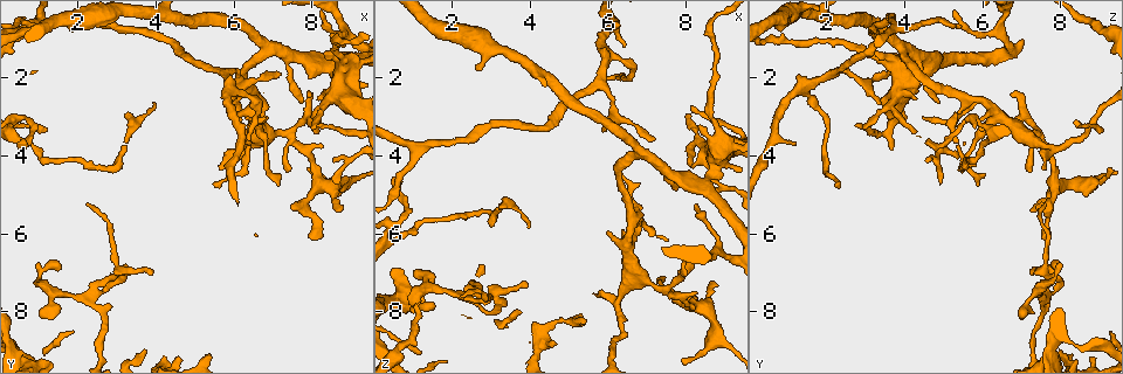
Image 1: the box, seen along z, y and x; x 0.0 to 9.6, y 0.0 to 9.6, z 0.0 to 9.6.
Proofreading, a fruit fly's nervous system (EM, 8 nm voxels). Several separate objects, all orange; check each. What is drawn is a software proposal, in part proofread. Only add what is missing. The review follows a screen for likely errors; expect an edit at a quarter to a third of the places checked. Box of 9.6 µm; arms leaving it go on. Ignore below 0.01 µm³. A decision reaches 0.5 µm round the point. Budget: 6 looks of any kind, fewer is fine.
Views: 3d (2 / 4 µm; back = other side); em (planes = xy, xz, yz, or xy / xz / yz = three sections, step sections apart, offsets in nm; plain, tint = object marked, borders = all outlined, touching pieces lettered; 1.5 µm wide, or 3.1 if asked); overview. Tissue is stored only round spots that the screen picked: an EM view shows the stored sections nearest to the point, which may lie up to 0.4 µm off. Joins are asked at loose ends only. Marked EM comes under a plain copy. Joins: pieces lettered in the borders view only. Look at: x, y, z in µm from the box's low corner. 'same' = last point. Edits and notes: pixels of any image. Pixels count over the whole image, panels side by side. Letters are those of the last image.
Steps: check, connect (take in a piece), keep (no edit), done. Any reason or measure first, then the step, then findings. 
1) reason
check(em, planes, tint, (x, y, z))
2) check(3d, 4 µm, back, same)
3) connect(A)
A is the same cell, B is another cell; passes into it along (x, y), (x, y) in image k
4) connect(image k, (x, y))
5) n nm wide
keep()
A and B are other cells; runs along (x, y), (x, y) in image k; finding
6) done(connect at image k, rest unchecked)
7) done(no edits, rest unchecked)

tapers out
check(3d, 4 µm, (2.25, 5.25, 7.60))

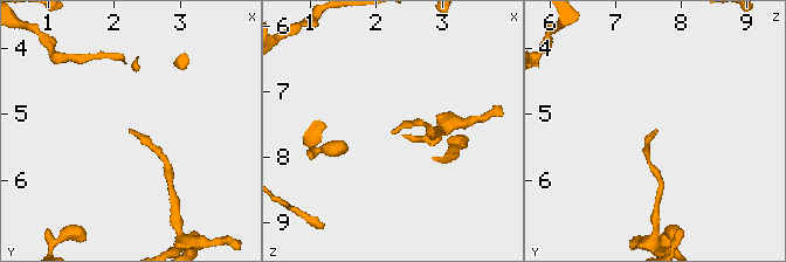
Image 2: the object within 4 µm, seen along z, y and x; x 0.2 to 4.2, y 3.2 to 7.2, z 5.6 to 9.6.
check(em, planes, borders, (2.25, 5.25, 7.65))

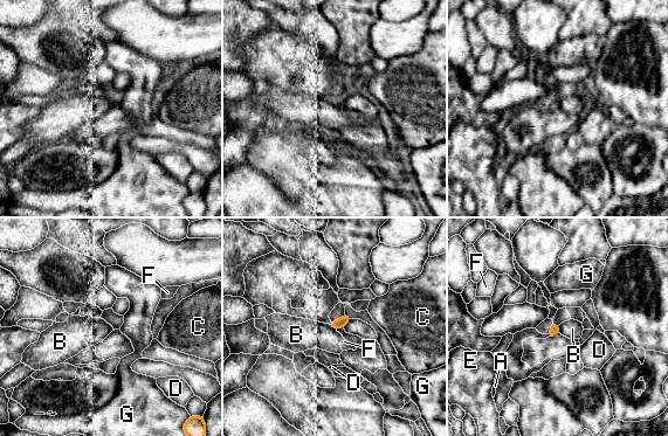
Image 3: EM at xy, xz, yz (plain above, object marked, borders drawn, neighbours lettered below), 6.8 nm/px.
keep()
A, B, C, D, E, F and G are other cells; border along (328, 324), (336, 330) in image 3; none of them fits

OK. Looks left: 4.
end of a long branch
check(3d, 2 µm, (4.00, 2.70, 5.90))

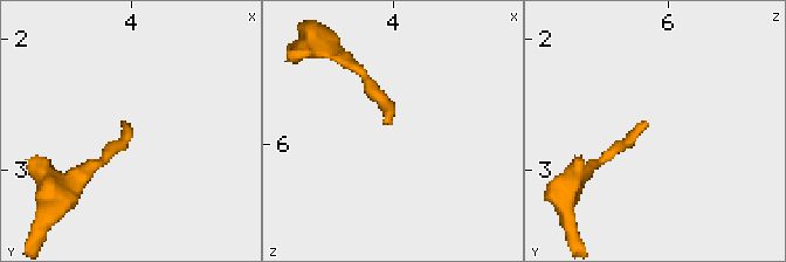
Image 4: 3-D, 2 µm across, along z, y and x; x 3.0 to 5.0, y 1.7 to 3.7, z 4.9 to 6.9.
check(em, yz, step 8, borders, (3.94, 2.66, 5.82))

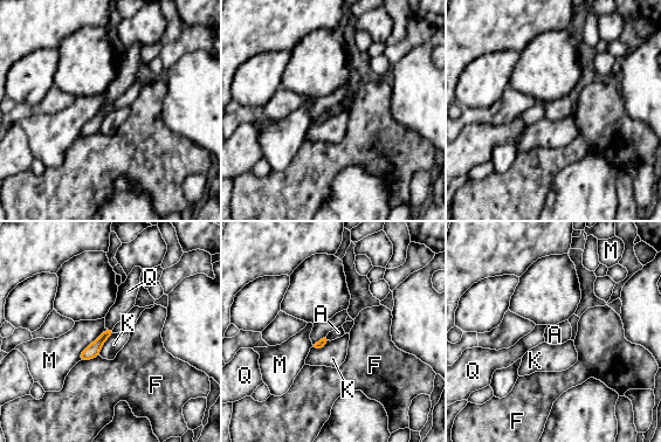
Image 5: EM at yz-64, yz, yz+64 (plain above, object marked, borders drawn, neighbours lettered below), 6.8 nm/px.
keep()
A, F, K, M and Q are other cells; border along (114, 332), (105, 340), (98, 354) in image 5; no lettered piece goes on from it

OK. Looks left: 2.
check(em, xy, step 8, tint, (6.35, 3.05, 4.45))

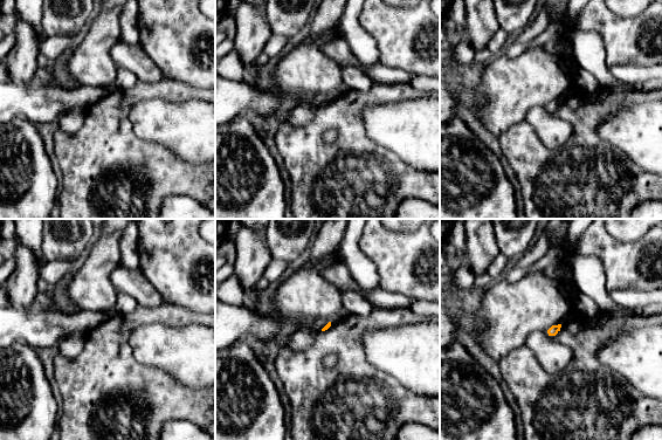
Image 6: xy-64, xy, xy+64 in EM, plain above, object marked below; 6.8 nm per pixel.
cut it another way
check(em, yz, step 4, borders, same)

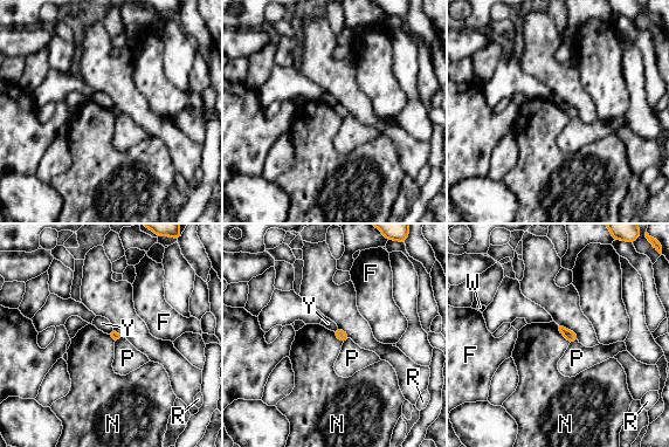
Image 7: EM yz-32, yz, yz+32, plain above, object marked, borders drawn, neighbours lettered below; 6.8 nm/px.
keep()
F, N, P, R, W and Y are other cells; border along (558, 327), (558, 330), (570, 342) in image 7; no lettered piece goes on from it

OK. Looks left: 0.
done(no edits, rest unchecked)

